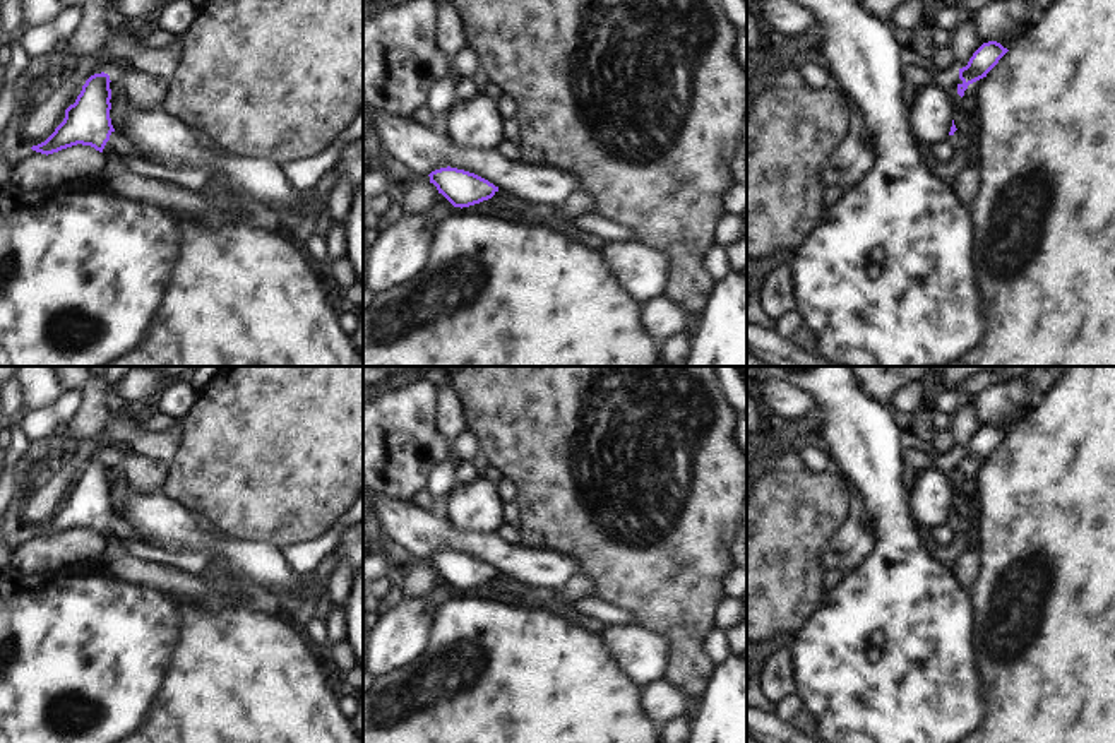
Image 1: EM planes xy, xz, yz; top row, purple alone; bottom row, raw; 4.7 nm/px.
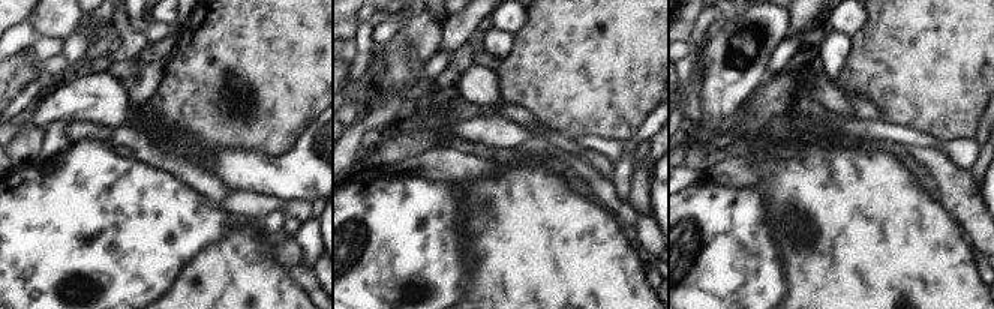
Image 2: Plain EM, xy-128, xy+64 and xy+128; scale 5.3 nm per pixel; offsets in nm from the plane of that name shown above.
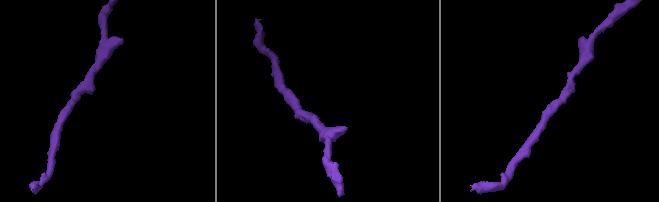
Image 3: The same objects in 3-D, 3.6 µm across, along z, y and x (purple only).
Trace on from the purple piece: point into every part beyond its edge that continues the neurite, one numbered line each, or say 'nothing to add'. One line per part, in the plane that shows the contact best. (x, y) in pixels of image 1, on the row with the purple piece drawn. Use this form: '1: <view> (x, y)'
1: xy (115, 142).

